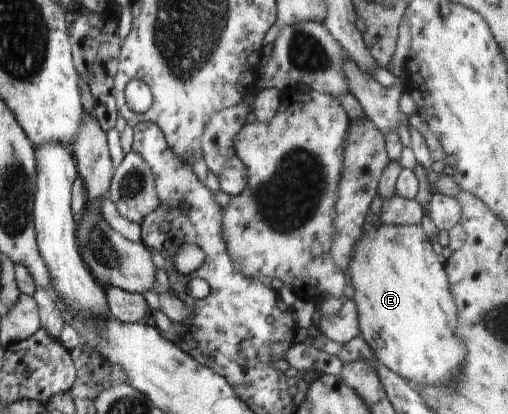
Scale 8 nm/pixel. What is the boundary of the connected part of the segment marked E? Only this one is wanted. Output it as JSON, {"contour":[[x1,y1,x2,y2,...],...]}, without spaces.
{"contour":[[382,224,378,228,365,226,365,229,360,233,358,242,354,246,354,256,350,260,350,278,352,278,352,286,354,286,354,296,351,300,356,302,356,308,358,308,358,321,360,328,361,338,368,344,368,347,372,350,374,357,381,364,384,364,386,368,392,370,392,372,398,374,402,379,409,382,414,382,414,384,422,385,441,385,450,379,454,374,460,372,461,366,465,361,465,346,456,334,457,316,458,309,456,308,456,303,454,302,454,297,452,296,450,290,450,281,445,271,445,265,442,259,434,253,426,233,424,233,422,225,418,226,408,226,398,224,398,226,390,226,390,224]]}

